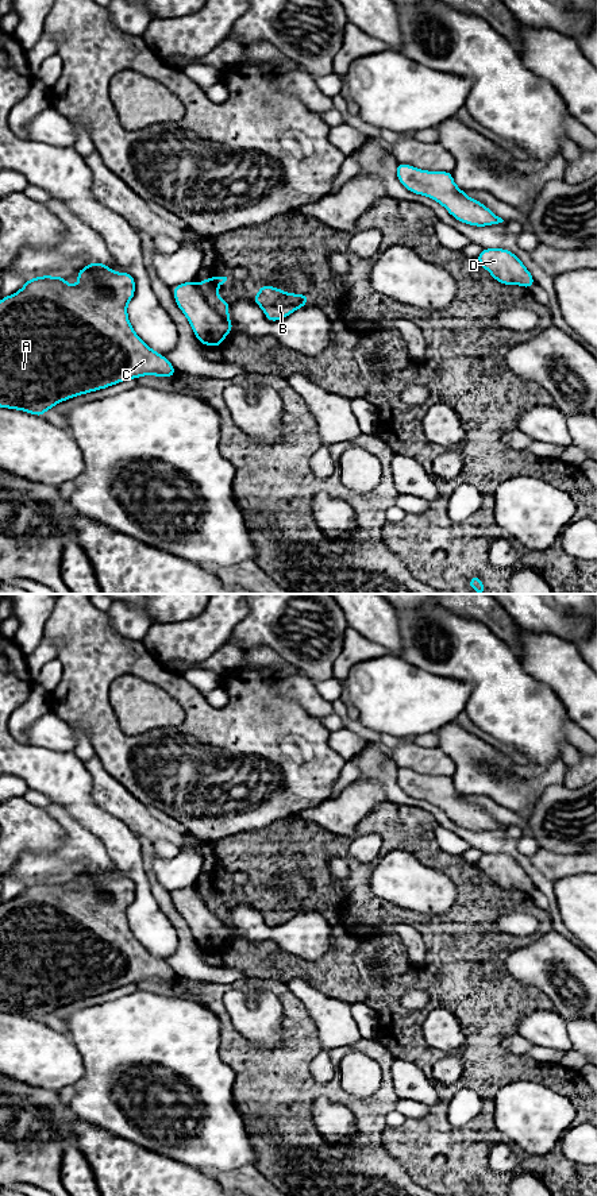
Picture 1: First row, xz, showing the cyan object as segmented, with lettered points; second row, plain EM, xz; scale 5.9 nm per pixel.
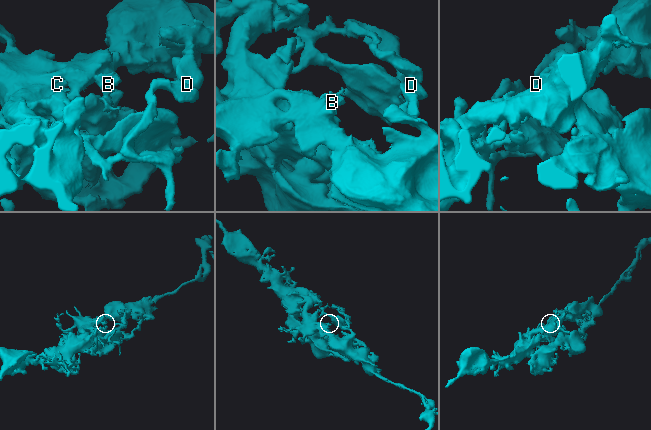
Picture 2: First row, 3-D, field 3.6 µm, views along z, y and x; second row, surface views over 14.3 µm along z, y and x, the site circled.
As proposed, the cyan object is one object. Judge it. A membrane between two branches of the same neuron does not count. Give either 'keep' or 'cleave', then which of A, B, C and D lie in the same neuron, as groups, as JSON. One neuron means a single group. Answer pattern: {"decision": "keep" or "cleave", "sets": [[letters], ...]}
{"decision": "cleave", "sets": [["A", "C", "D"], ["B"]]}

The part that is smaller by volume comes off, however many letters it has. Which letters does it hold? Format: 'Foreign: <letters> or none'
Foreign: B

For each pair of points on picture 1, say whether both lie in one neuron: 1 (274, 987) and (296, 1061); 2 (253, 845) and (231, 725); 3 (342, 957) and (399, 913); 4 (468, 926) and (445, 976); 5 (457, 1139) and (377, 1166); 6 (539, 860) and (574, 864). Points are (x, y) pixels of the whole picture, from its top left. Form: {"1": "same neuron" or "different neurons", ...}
{"1": "same neuron", "2": "different neurons", "3": "same neuron", "4": "same neuron", "5": "different neurons", "6": "same neuron"}

